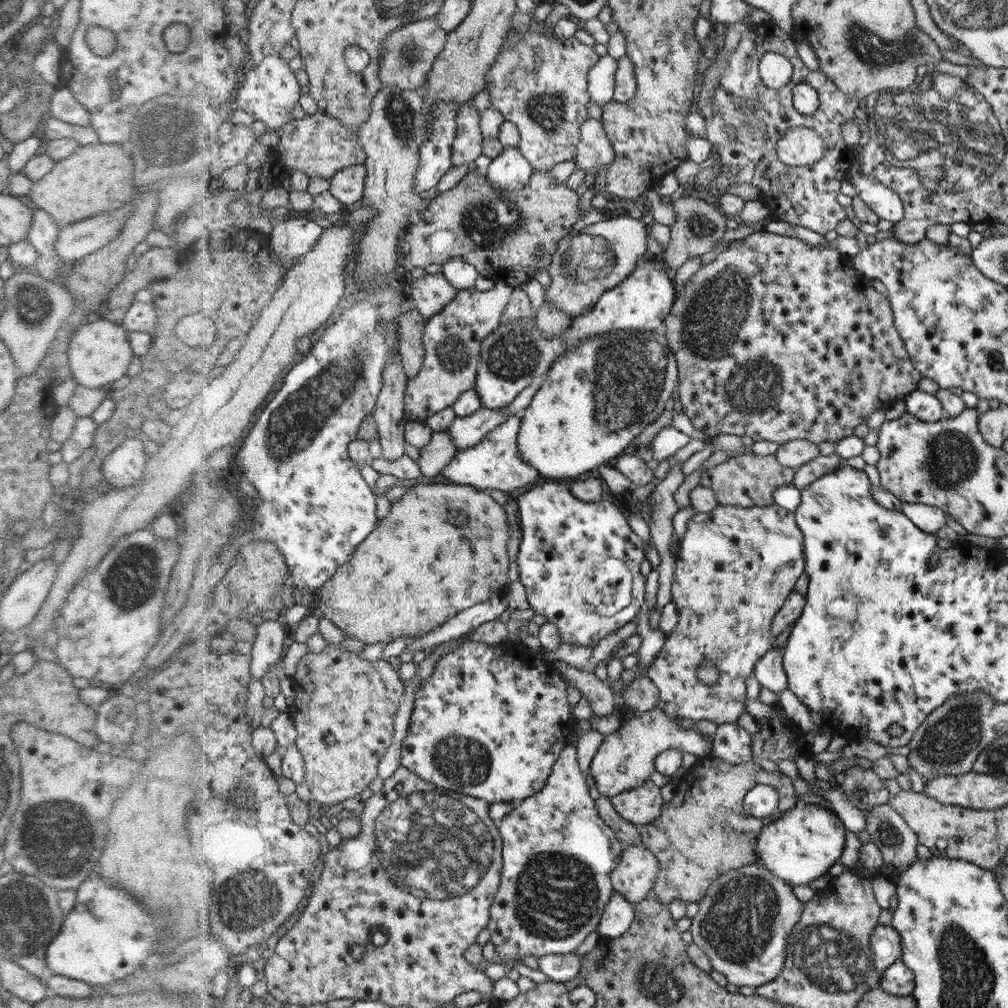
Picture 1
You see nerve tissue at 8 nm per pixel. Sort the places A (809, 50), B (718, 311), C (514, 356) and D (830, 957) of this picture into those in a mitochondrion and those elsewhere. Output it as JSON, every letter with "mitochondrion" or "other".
{"A":"other","B":"mitochondrion","C":"mitochondrion","D":"mitochondrion"}

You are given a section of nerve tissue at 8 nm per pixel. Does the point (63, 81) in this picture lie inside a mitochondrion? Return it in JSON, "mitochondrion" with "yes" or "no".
{"mitochondrion":"no"}

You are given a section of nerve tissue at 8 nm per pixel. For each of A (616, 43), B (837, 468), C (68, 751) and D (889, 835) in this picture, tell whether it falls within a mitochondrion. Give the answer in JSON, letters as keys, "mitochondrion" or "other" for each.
{"A":"other","B":"other","C":"other","D":"mitochondrion"}

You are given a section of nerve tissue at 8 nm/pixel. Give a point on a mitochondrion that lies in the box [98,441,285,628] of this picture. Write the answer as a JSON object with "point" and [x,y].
{"point":[130,585]}

